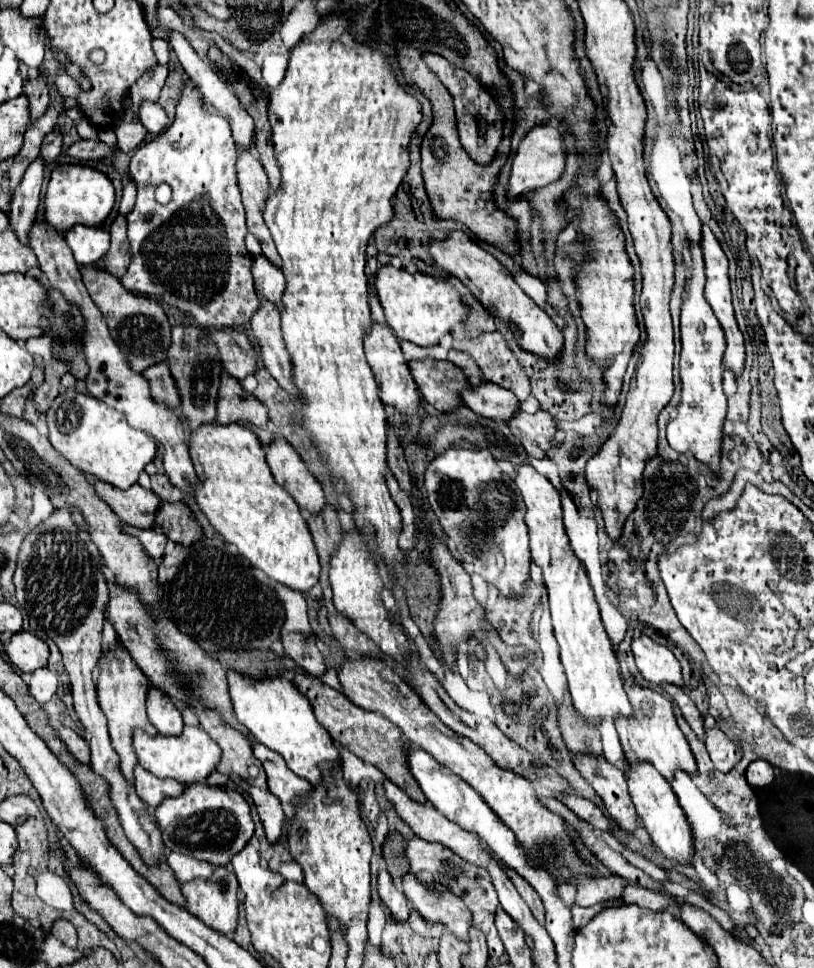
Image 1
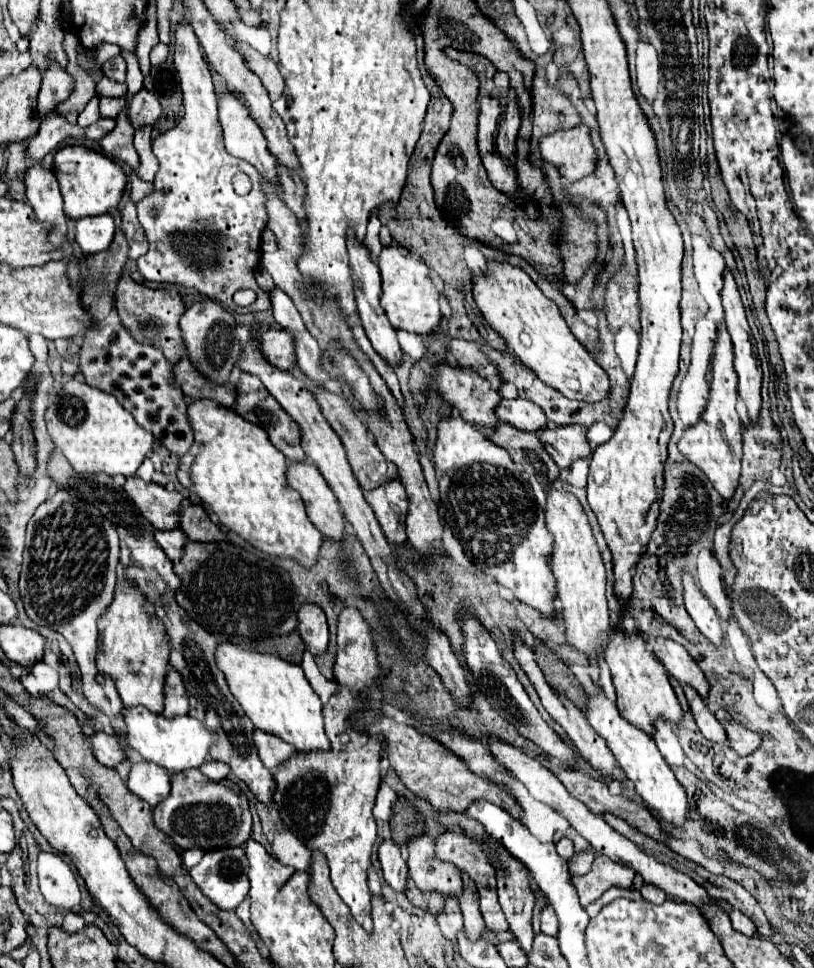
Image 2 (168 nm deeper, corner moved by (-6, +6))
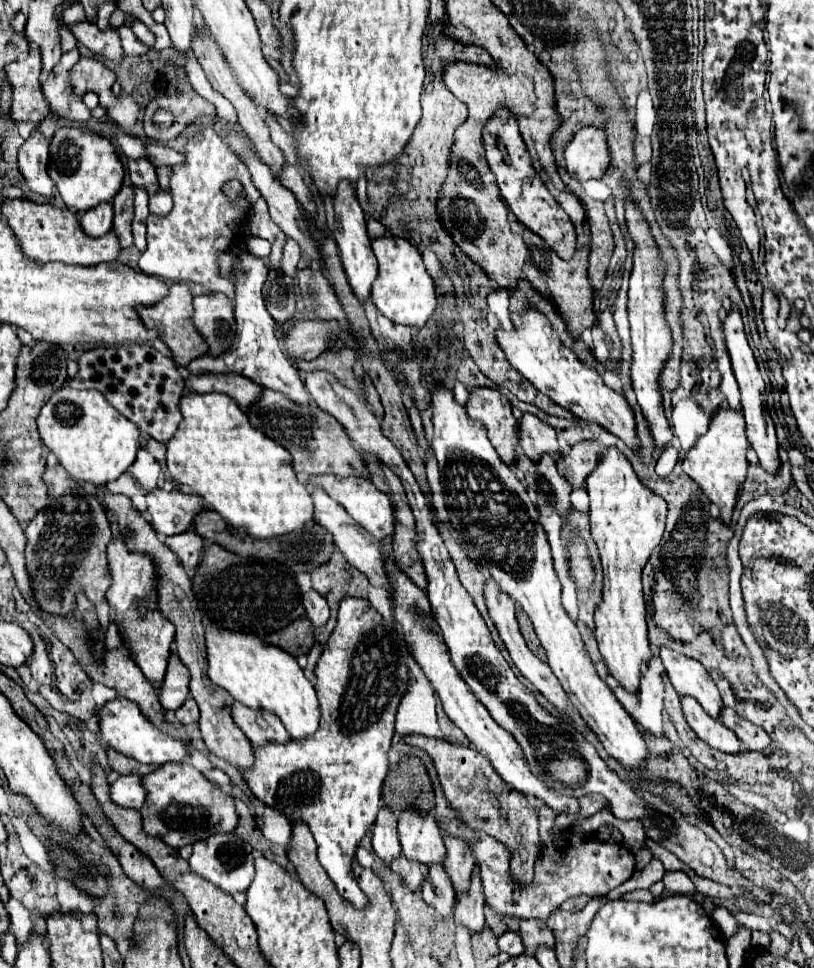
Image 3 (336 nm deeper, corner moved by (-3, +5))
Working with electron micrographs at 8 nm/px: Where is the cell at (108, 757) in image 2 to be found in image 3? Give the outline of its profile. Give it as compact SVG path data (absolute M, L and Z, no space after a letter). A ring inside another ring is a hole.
M108 749L108 763L110 763L110 767L116 771L116 773L128 773L128 775L132 775L132 773L136 773L136 775L148 775L148 773L152 773L156 767L152 767L152 765L142 765L142 763L136 763L134 759L128 759L126 755L120 755L120 753L116 753L116 751L110 751Z

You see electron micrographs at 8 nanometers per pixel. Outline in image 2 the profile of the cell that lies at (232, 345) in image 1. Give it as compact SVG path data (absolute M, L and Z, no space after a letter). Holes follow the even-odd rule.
M269 328L257 332L257 344L263 354L263 358L279 368L279 370L289 370L295 364L295 354L293 354L293 340L285 330L279 328Z

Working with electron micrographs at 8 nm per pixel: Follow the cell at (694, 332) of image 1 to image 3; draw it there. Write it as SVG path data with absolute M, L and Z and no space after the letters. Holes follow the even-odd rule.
M720 409L712 417L708 433L696 441L696 445L686 453L682 461L684 473L692 481L696 481L700 489L704 489L704 495L708 497L710 503L718 505L720 519L724 525L728 525L732 519L738 493L746 479L746 469L748 469L746 449L748 449L748 439L746 439L746 427L744 427L742 413L736 413L732 409Z

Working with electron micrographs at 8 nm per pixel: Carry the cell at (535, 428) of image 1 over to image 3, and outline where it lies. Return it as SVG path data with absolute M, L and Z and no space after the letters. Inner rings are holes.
M582 441L574 445L568 455L562 455L556 467L572 487L584 487L584 479L596 469L596 463L600 463L602 453L604 449L600 447L600 443Z

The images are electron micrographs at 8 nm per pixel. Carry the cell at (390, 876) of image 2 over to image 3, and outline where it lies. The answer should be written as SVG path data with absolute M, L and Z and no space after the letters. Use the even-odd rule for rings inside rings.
M382 807L374 825L372 825L372 845L376 855L390 865L390 861L402 855L402 847L396 833L396 813L388 807Z

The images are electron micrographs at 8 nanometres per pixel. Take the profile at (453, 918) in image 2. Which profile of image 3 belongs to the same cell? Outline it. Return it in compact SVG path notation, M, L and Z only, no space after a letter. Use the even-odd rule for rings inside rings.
M440 863L428 865L428 875L422 883L422 899L432 905L440 915L448 915L456 903L456 893L452 881Z

